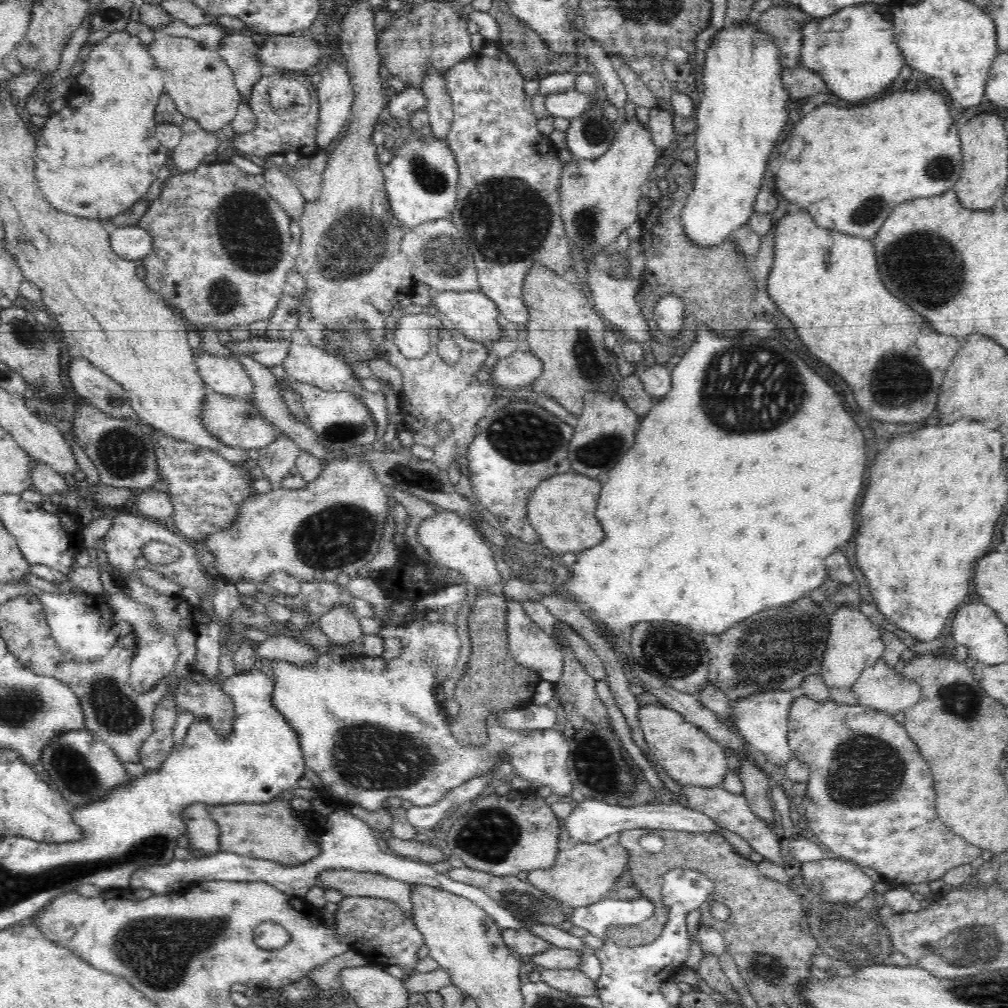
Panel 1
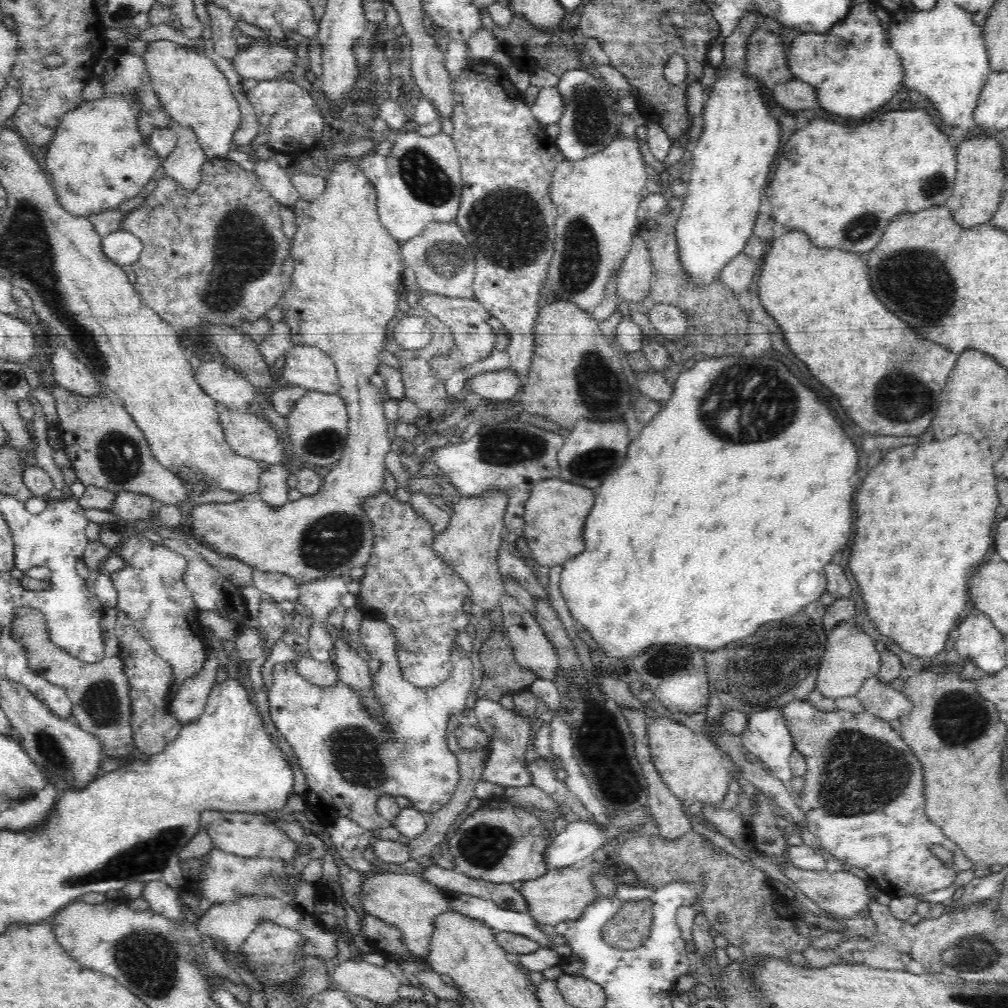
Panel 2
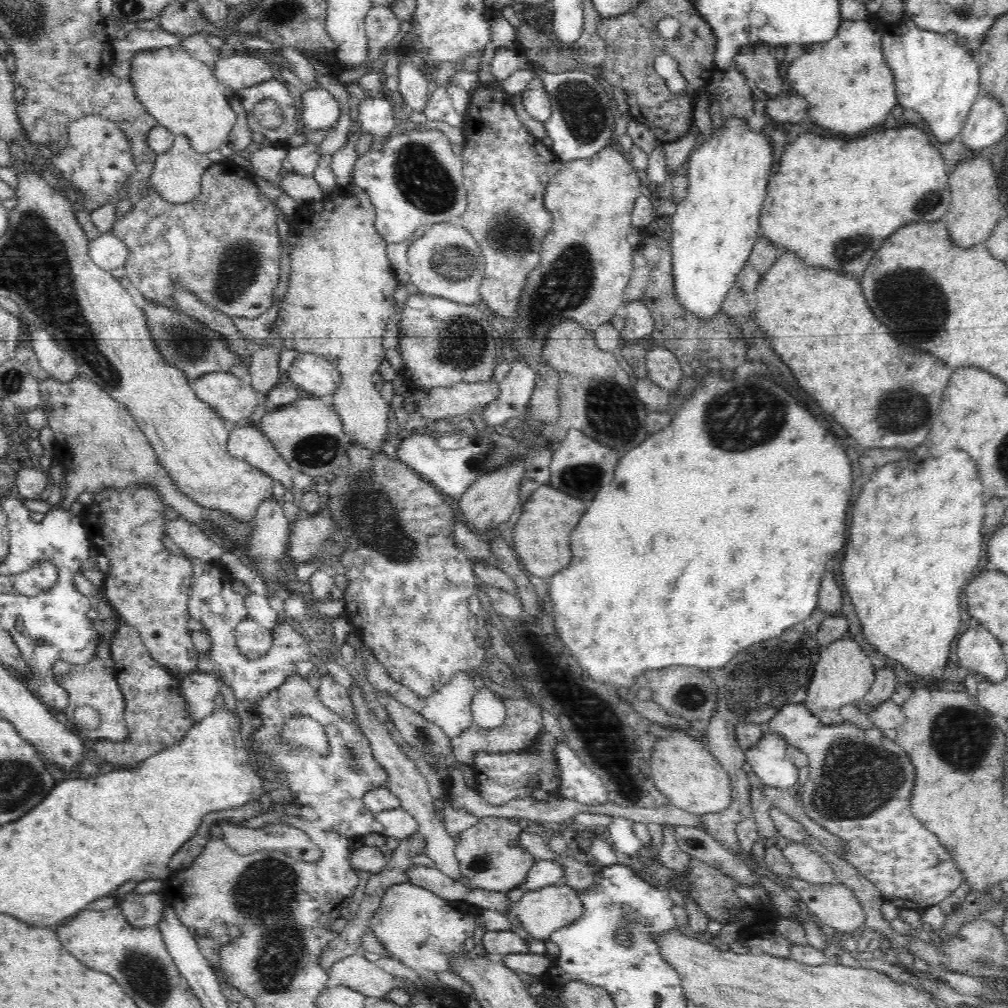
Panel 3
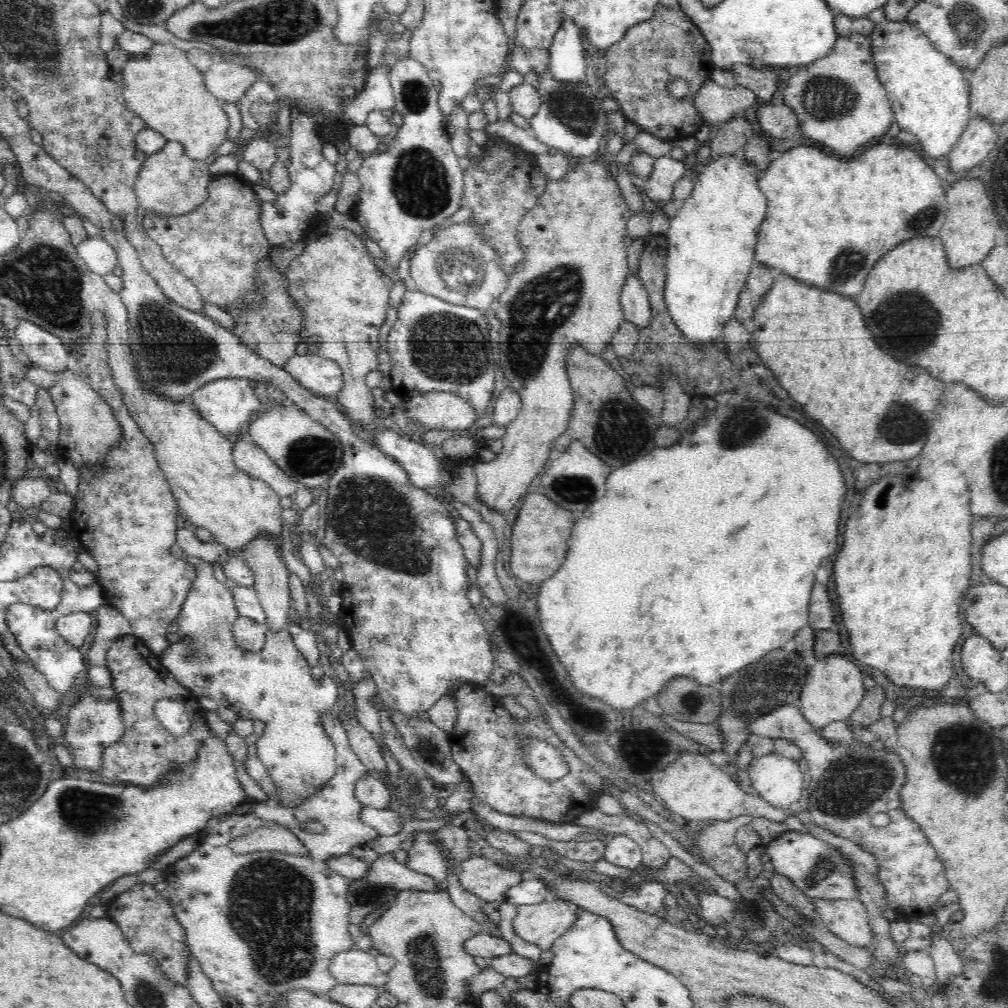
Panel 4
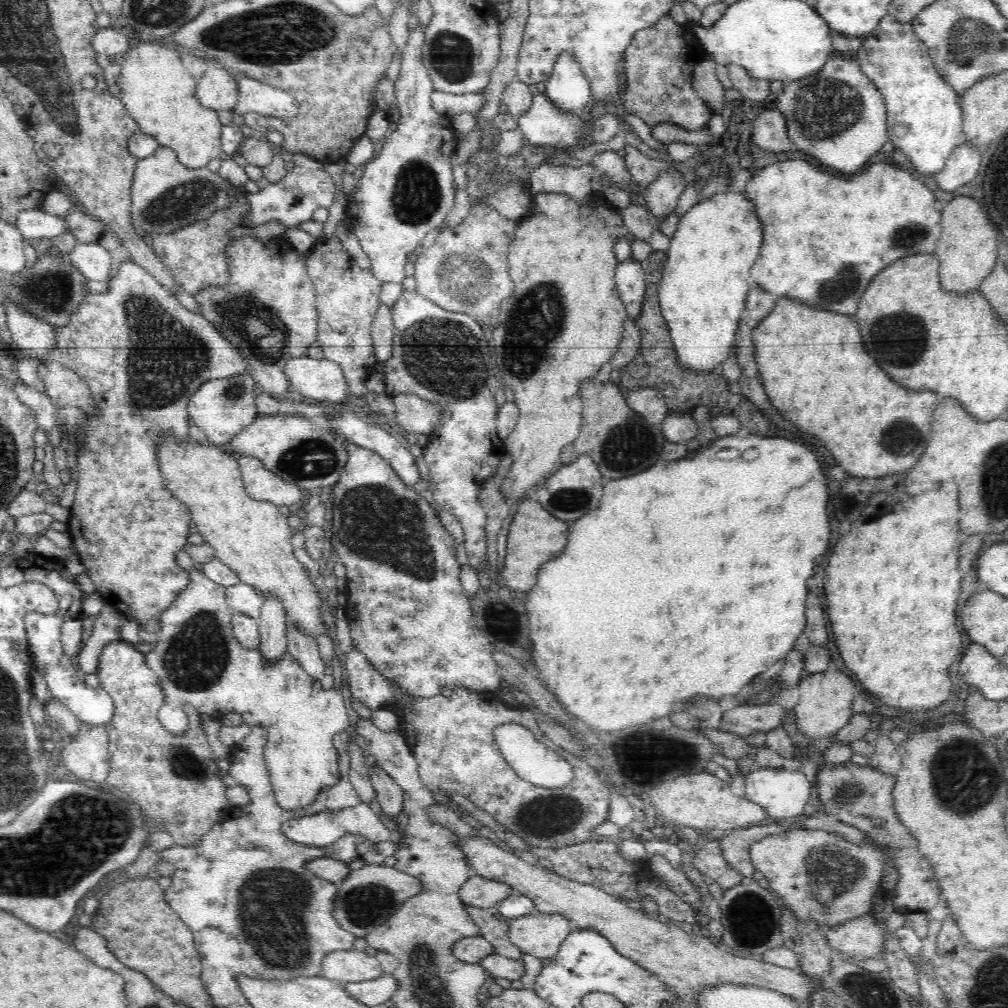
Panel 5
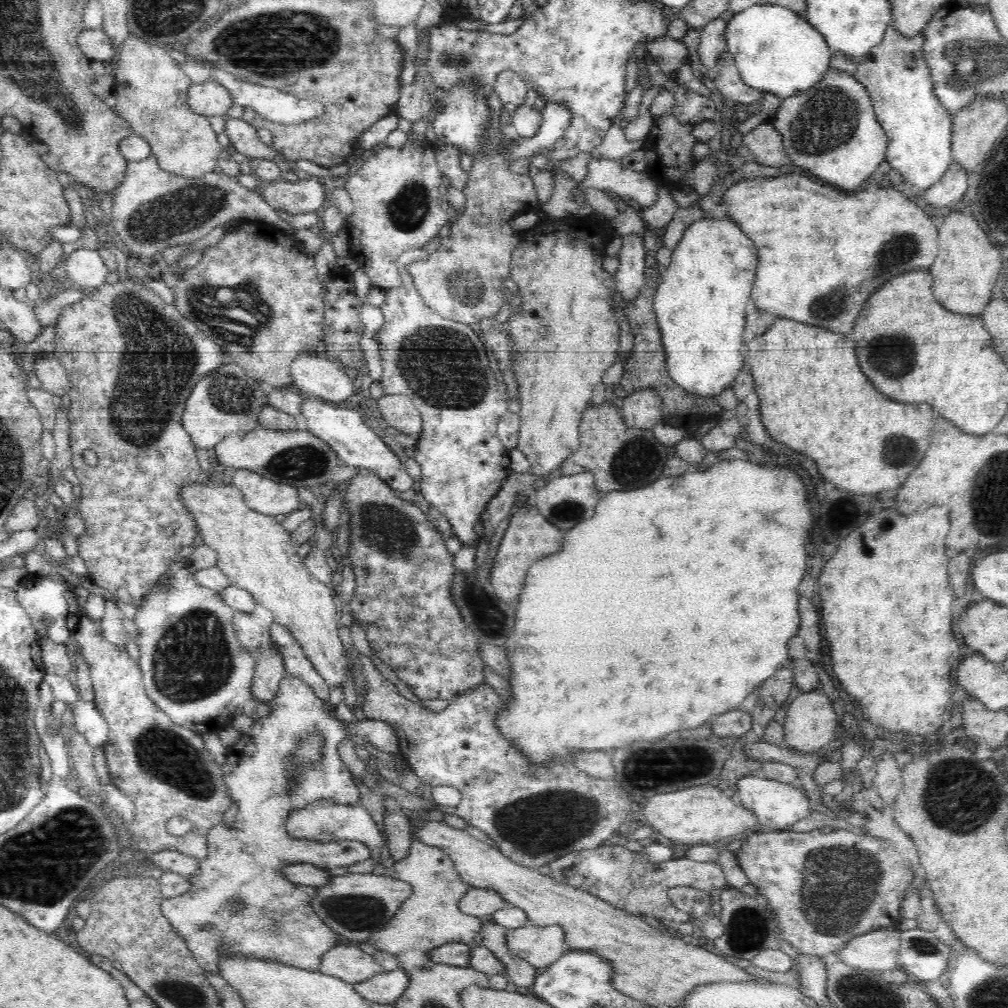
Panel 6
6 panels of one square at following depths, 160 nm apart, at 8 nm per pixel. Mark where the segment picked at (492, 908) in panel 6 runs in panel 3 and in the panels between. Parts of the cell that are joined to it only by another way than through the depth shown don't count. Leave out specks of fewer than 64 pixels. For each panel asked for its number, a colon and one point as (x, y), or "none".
3: (486, 853)
4: (482, 877)
5: (479, 892)

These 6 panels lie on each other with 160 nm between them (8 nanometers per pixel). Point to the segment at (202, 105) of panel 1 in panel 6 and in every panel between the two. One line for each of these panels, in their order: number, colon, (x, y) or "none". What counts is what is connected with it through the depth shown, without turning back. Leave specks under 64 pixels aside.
2: (191, 89)
3: (181, 93)
4: (162, 87)
5: (158, 91)
6: (150, 87)

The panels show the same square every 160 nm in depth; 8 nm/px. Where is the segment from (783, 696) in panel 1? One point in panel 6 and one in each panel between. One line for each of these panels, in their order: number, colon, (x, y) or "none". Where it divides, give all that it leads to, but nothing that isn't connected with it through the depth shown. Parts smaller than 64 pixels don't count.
2: (767, 736)
3: (768, 759)
4: (778, 780)
5: (784, 794)
6: (776, 805)

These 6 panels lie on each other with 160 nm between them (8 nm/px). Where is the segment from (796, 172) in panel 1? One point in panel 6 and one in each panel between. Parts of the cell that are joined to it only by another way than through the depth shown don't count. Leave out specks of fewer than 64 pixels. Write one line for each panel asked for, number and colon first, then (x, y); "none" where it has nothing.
2: (841, 184)
3: (832, 202)
4: (819, 206)
5: (825, 238)
6: (819, 251)

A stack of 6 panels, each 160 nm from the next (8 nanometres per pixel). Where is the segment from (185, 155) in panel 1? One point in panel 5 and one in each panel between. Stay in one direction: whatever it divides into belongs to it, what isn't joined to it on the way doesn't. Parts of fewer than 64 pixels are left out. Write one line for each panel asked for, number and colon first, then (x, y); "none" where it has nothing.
2: (184, 164)
3: (176, 176)
4: (170, 183)
5: (166, 196)

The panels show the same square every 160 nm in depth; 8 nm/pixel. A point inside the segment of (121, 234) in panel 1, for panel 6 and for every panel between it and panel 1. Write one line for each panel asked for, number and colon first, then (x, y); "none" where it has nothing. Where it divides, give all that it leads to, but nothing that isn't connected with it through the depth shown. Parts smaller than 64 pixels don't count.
2: (123, 248)
3: (107, 251)
4: (101, 258)
5: (91, 259)
6: (84, 267)

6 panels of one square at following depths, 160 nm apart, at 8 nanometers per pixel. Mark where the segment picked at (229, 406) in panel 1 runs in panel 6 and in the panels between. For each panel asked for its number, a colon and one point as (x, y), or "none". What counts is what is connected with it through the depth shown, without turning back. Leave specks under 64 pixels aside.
2: (251, 435)
3: (245, 442)
4: (249, 458)
5: (260, 483)
6: (266, 496)

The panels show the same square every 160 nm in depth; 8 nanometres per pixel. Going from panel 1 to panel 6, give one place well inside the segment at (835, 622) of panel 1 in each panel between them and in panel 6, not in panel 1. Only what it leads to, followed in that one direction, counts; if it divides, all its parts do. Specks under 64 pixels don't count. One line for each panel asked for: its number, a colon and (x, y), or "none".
2: (850, 657)
3: (844, 673)
4: (833, 689)
5: (824, 706)
6: (810, 723)

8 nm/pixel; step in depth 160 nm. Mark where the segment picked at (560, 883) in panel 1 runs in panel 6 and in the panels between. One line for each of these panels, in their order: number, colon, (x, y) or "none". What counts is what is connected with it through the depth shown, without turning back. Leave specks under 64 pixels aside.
2: (563, 894)
3: (541, 913)
4: (542, 924)
5: (542, 935)
6: (540, 946)

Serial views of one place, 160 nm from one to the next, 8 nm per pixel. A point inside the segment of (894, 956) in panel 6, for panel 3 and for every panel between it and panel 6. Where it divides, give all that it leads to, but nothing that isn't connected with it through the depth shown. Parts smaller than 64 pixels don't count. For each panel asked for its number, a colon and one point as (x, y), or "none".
3: (834, 905)
4: (847, 919)
5: (865, 936)

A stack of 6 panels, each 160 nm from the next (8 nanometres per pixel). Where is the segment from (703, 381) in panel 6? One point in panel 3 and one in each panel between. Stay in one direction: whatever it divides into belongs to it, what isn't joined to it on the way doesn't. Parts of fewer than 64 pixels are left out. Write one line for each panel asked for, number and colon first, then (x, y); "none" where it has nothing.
3: (713, 230)
4: (711, 242)
5: (702, 292)

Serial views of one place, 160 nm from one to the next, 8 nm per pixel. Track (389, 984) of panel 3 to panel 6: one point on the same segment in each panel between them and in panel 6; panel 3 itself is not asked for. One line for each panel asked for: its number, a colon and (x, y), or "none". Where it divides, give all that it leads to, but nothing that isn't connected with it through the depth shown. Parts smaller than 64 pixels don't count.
4: (353, 966)
5: (350, 966)
6: (349, 963)

